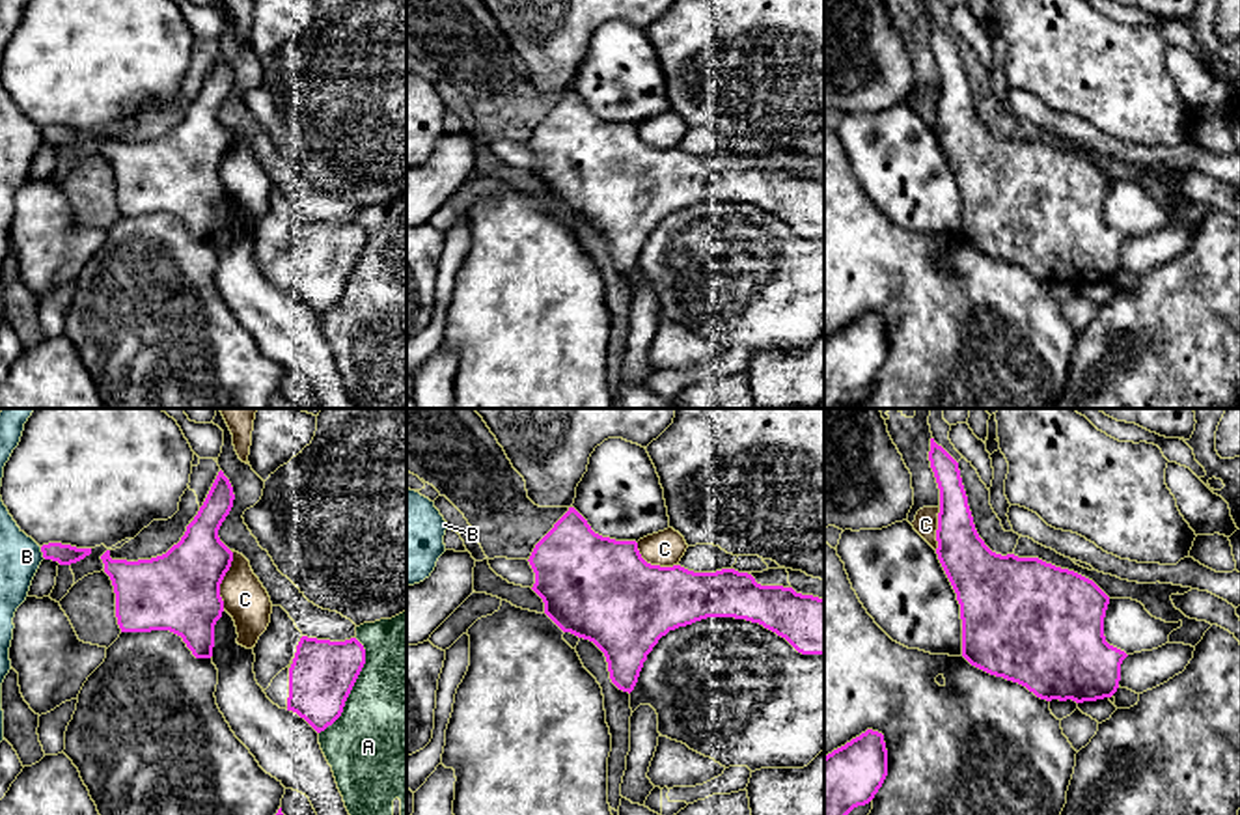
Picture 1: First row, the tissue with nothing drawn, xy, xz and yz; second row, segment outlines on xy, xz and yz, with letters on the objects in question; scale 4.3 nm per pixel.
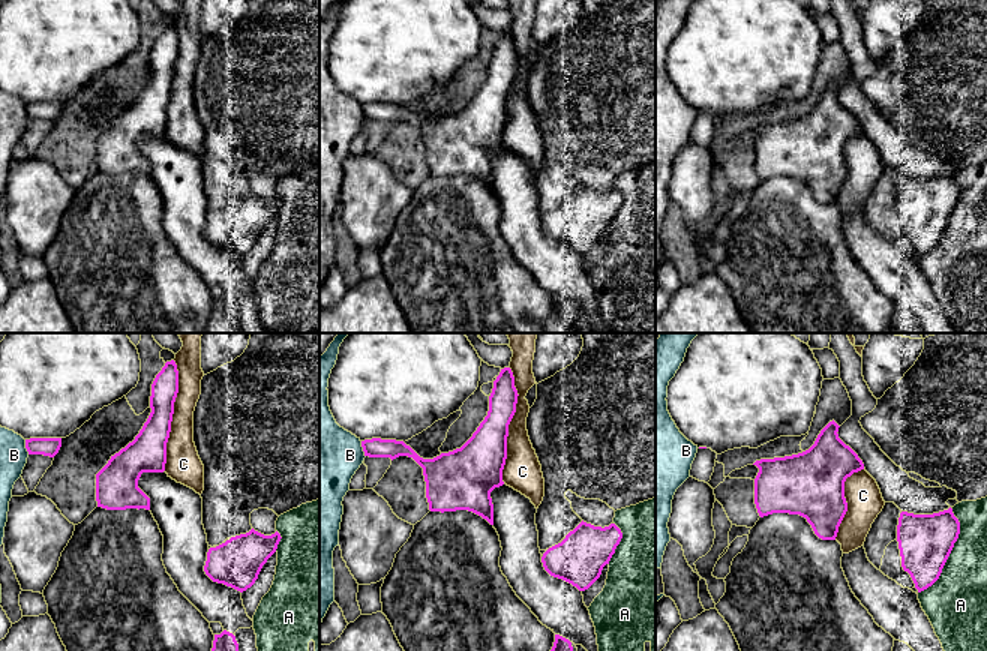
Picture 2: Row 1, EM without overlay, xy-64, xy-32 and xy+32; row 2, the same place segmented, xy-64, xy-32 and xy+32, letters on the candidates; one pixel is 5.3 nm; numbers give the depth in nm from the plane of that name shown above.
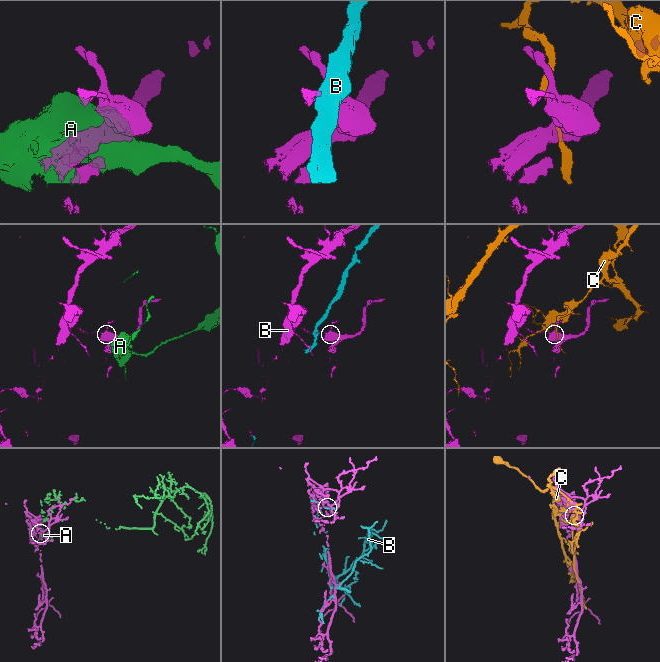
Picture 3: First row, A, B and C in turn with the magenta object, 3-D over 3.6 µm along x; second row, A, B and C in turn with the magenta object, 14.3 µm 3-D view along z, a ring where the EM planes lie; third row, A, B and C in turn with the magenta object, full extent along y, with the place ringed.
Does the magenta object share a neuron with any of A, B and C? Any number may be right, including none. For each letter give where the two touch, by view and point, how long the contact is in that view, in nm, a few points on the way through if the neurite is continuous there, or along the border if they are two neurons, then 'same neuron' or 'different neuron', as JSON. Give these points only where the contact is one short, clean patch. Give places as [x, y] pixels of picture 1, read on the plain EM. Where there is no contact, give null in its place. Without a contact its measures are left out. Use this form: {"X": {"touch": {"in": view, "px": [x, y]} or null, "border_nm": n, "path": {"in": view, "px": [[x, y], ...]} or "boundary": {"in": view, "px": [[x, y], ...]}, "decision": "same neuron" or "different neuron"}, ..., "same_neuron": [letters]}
{"A": {"touch": {"in": "xy", "px": [353, 267]}, "border_nm": 460, "decision": "different neuron"}, "B": {"touch": {"in": "xy", "px": [41, 133]}, "border_nm": 60, "boundary": {"in": "xy", "px": [[40, 129], [45, 140]]}, "decision": "different neuron"}, "C": {"touch": {"in": "xy", "px": [222, 161]}, "border_nm": 260, "decision": "different neuron"}, "same_neuron": []}

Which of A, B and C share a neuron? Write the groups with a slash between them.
A / B / C

